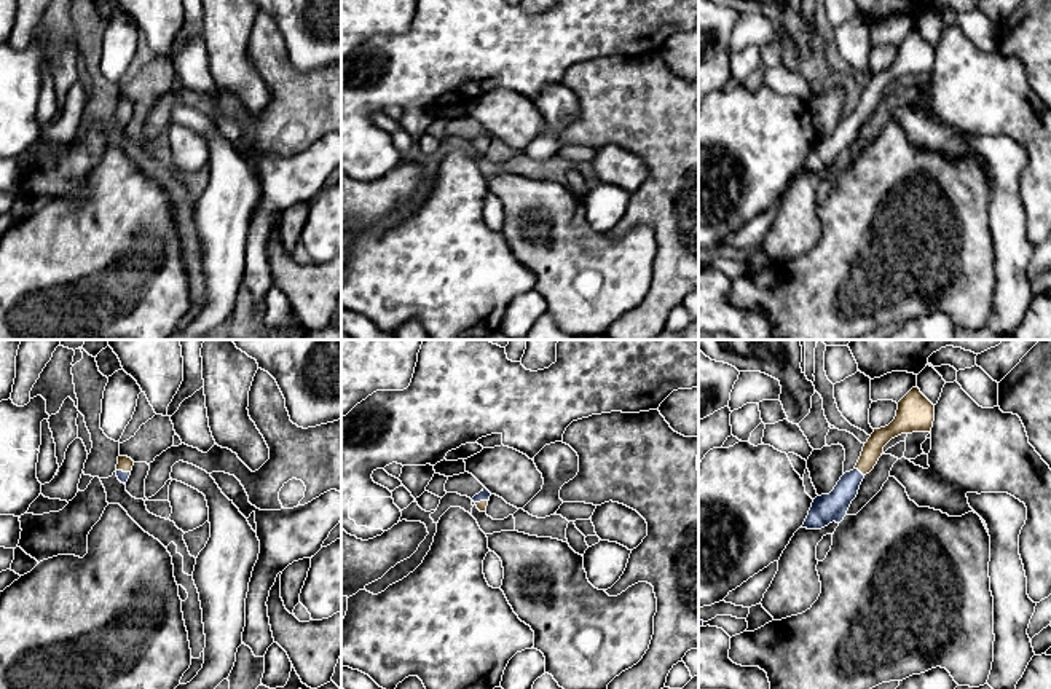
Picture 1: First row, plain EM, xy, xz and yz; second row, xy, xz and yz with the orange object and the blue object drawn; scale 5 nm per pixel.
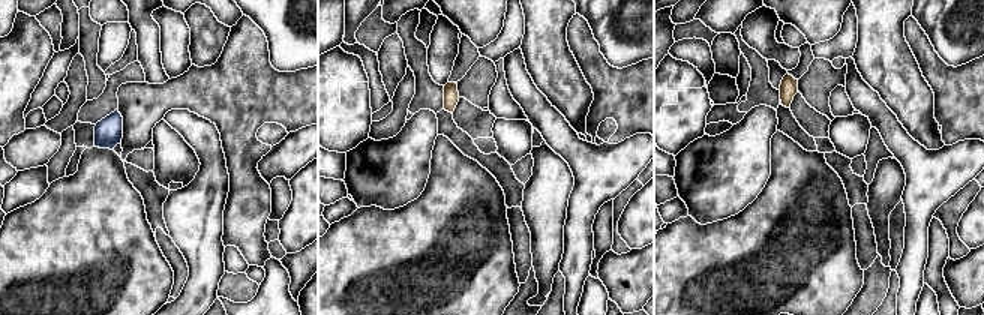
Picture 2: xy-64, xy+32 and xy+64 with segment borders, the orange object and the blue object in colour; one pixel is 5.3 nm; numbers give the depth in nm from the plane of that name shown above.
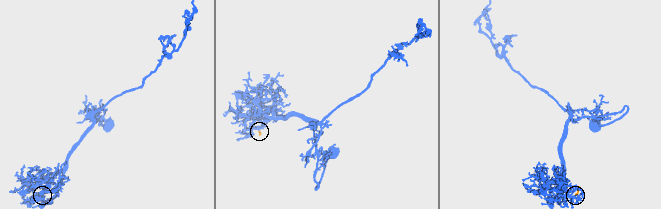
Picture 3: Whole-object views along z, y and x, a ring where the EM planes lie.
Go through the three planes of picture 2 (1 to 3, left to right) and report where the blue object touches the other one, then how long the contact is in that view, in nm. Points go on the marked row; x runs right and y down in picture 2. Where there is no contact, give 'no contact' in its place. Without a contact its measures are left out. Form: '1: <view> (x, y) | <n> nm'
1: no contact
2: no contact
3: no contact

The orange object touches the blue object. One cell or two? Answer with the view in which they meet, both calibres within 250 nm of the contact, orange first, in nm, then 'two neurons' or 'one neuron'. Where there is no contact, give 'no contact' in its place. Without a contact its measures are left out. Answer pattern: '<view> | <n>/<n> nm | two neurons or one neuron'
yz | 100/140 nm | one neuron

